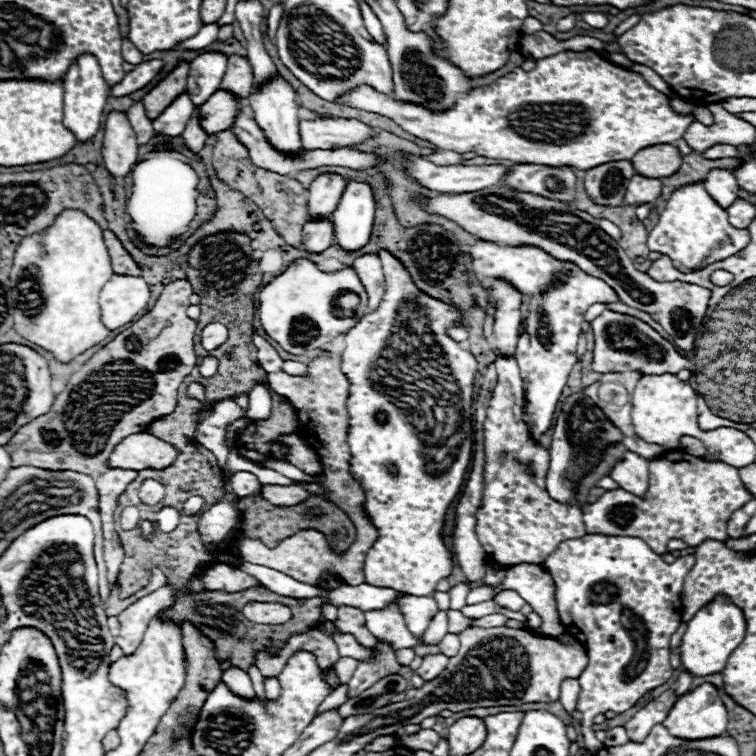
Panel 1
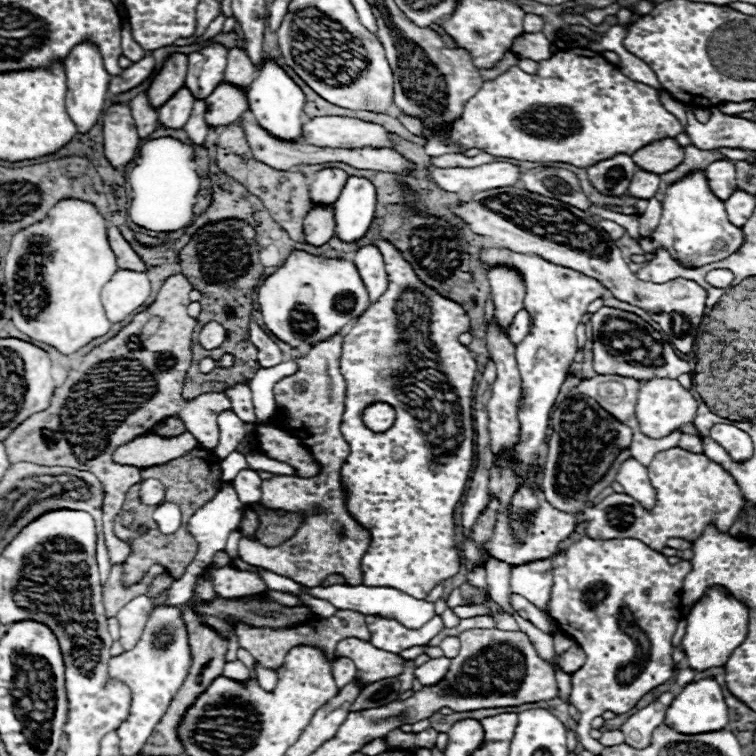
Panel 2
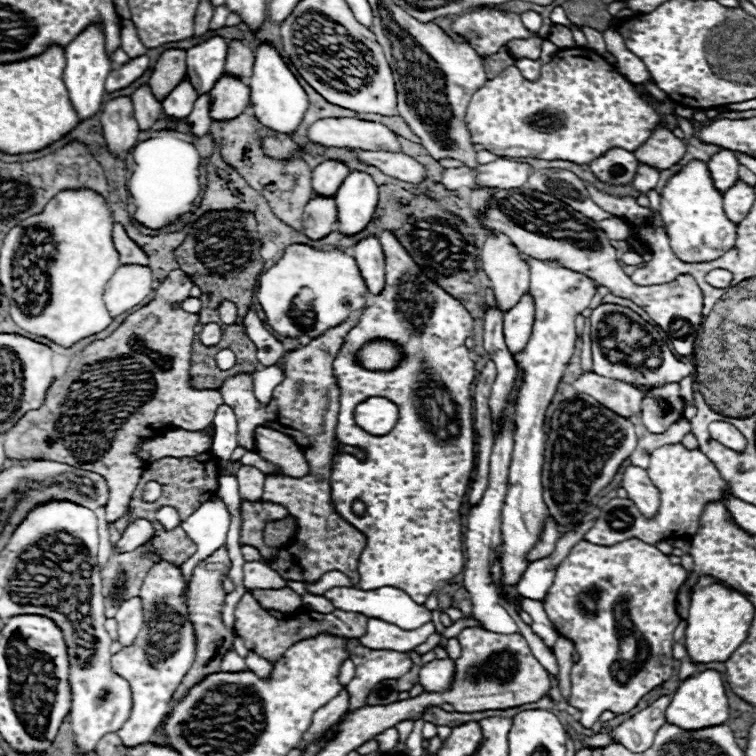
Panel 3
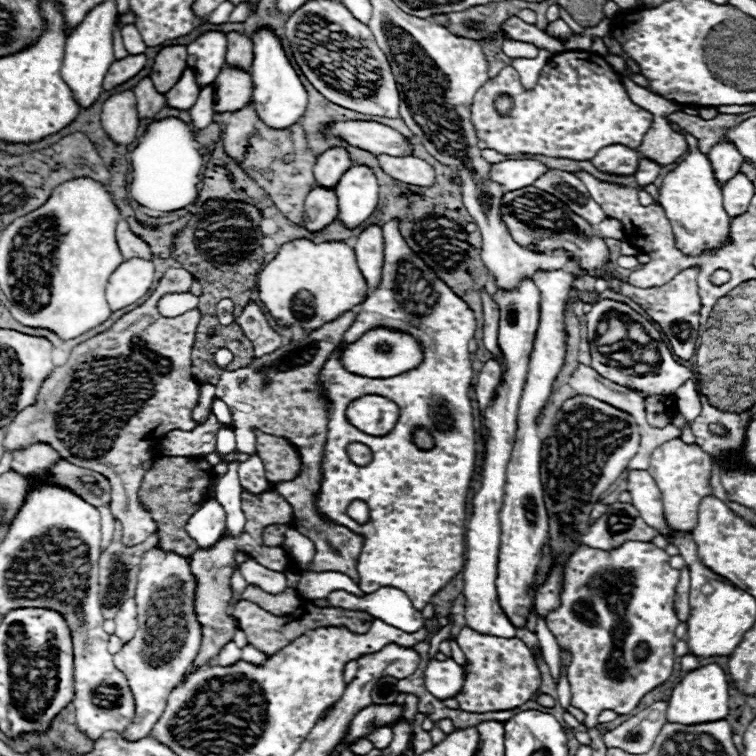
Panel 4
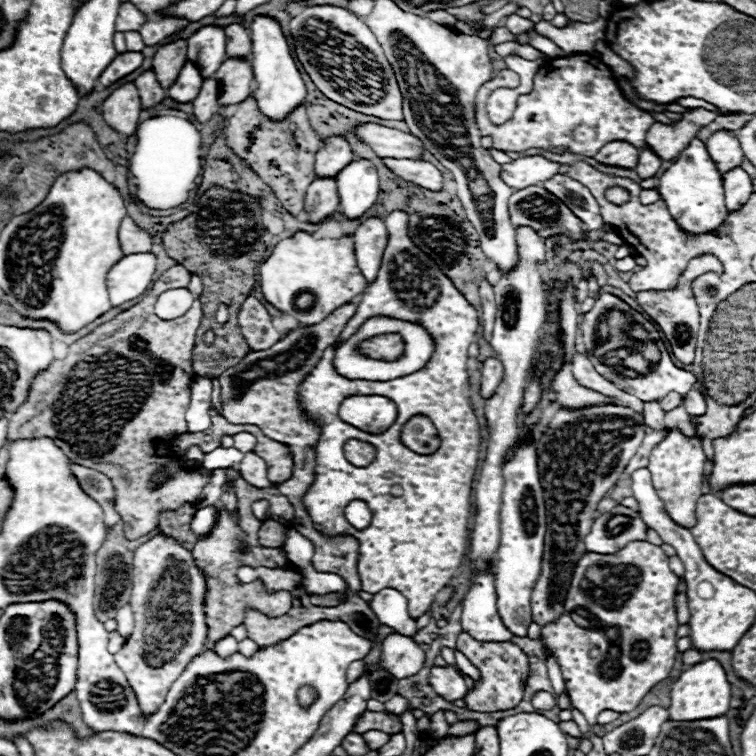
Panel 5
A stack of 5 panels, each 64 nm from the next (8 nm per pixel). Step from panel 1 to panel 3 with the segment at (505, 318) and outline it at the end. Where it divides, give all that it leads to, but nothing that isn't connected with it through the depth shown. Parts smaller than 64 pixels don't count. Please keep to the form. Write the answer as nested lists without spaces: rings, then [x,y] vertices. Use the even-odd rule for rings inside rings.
[[[488,232],[482,248],[482,266],[490,278],[498,306],[508,310],[528,290],[530,268],[522,254],[504,238],[504,234]]]

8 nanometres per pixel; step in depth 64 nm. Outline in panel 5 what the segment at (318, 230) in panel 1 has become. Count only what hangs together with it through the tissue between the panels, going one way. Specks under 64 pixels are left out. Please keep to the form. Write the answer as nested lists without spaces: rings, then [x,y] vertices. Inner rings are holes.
[[[314,178],[306,192],[306,212],[310,222],[324,220],[330,212],[340,208],[336,178]]]

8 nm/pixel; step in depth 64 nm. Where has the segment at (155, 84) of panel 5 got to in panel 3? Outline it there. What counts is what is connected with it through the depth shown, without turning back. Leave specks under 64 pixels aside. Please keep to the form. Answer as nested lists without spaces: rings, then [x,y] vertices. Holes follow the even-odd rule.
[[[148,84],[140,86],[132,94],[132,102],[134,102],[134,118],[138,120],[140,130],[148,130],[162,114],[162,102],[152,94]]]

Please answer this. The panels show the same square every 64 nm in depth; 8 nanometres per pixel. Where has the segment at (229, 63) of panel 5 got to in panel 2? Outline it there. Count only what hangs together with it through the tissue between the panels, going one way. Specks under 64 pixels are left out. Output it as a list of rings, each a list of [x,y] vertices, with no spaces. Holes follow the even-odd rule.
[[[220,82],[216,90],[206,98],[206,122],[208,126],[232,124],[242,112],[248,110],[246,90],[238,86],[230,86],[228,82]]]

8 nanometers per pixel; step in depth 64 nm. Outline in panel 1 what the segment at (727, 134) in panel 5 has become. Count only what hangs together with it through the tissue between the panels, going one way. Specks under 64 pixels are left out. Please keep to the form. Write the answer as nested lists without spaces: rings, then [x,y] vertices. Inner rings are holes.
[[[712,168],[704,180],[704,186],[720,206],[730,206],[738,198],[738,180],[728,168]]]

